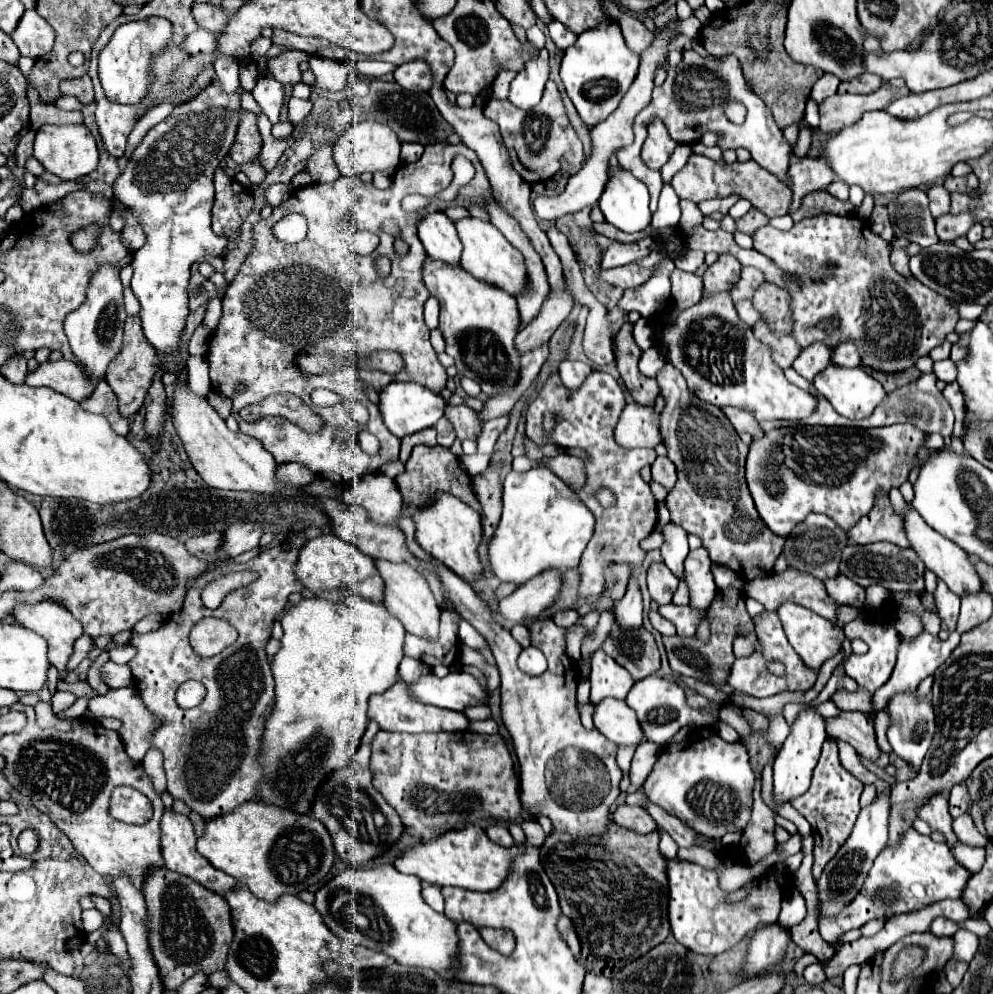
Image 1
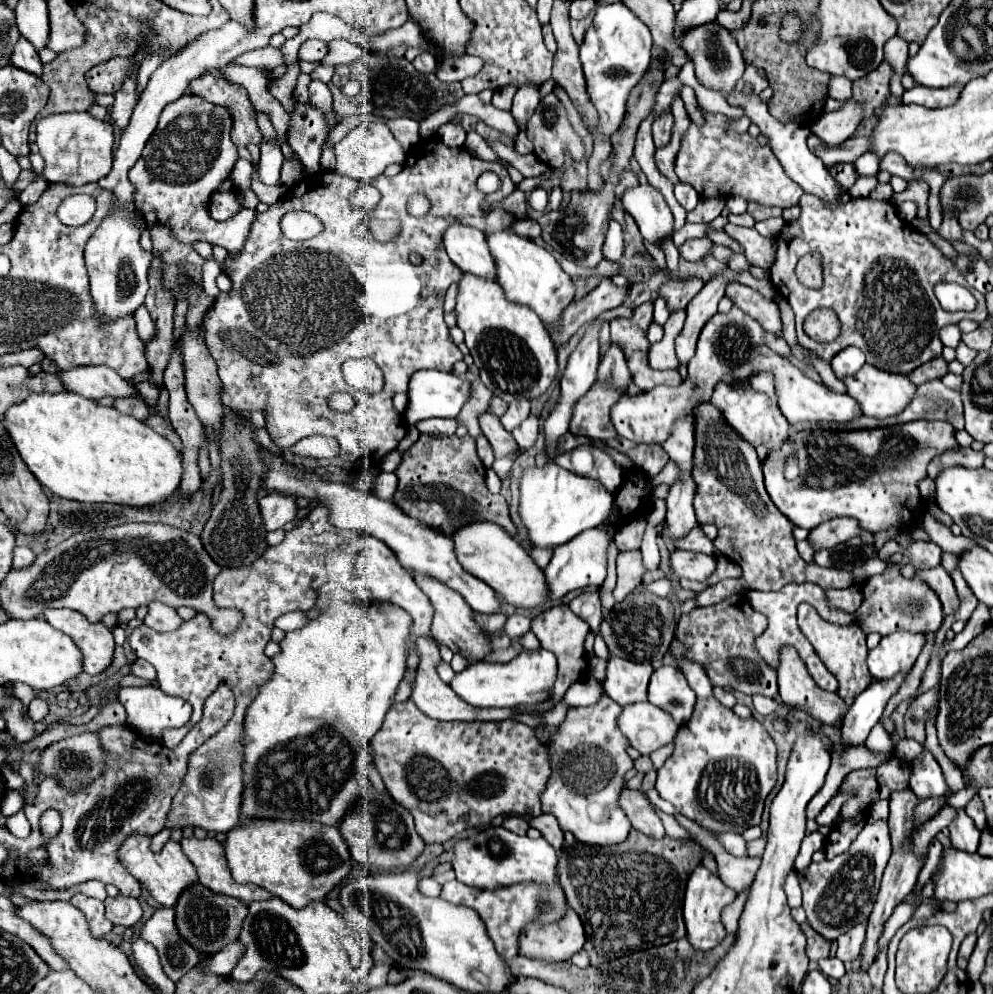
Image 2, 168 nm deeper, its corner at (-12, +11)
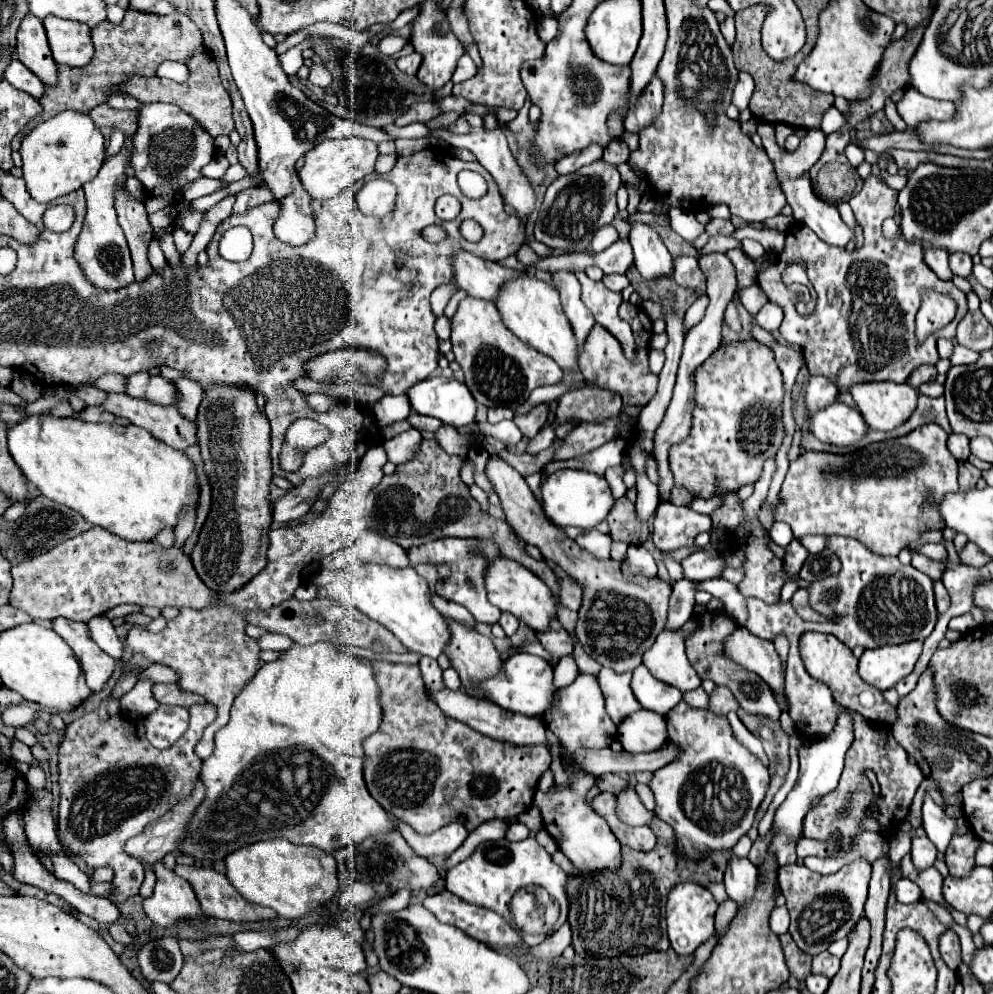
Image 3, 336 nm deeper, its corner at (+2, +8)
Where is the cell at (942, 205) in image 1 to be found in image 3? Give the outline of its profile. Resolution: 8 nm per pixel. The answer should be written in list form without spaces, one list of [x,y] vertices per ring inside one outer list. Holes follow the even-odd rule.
[[[928,247],[924,253],[924,261],[928,263],[928,267],[940,277],[940,279],[950,279],[952,271],[948,267],[948,251],[940,249],[940,247]]]

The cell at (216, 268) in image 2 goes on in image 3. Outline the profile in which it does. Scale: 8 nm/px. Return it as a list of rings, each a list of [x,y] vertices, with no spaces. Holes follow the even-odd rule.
[[[258,185],[258,187],[252,187],[252,189],[246,189],[242,193],[238,193],[238,199],[234,203],[234,209],[232,213],[234,215],[244,215],[244,211],[252,209],[252,207],[258,207],[258,205],[264,205],[268,201],[274,201],[274,195],[272,191],[264,185]]]

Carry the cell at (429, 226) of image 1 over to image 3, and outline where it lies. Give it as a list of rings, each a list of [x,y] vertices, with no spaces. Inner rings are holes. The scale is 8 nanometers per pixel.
[[[458,251],[452,257],[452,269],[454,269],[454,281],[460,289],[464,289],[468,295],[494,301],[496,291],[500,289],[500,283],[508,279],[508,275],[518,275],[514,269],[506,269],[494,261],[480,259],[478,255],[470,251]]]

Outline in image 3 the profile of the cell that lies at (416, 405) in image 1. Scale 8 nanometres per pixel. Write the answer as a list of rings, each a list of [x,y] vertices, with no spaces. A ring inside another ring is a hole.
[[[428,377],[420,383],[414,383],[408,389],[408,399],[410,399],[410,407],[414,413],[418,415],[428,415],[428,417],[436,417],[442,423],[448,425],[468,425],[474,423],[474,415],[476,415],[476,401],[472,397],[472,393],[468,391],[468,387],[464,383],[458,383],[454,377]]]

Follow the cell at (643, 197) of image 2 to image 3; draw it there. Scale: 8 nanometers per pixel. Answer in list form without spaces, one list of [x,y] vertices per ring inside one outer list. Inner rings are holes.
[[[632,223],[630,243],[634,247],[634,265],[644,279],[656,279],[672,273],[672,257],[652,225]]]

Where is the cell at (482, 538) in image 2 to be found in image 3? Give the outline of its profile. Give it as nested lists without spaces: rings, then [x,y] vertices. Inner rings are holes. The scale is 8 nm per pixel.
[[[498,555],[494,561],[486,565],[484,581],[486,581],[486,591],[488,591],[488,601],[492,605],[496,605],[504,613],[512,613],[514,617],[524,621],[532,631],[548,629],[550,619],[556,615],[556,605],[548,587],[532,571],[522,567],[518,561]]]

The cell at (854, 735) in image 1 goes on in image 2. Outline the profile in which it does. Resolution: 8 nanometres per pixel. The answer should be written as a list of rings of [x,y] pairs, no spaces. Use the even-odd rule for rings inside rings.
[[[790,646],[782,648],[780,658],[778,658],[778,686],[780,686],[780,698],[784,704],[806,712],[808,716],[812,716],[814,720],[818,720],[822,724],[834,724],[838,720],[838,716],[844,718],[844,712],[848,710],[848,706],[844,704],[844,700],[838,694],[826,692],[814,684],[812,676],[806,672],[806,666],[802,664],[798,652],[794,652],[794,648],[790,648]]]

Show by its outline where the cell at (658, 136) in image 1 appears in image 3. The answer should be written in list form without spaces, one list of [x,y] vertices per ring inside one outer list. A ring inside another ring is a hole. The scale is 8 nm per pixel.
[[[656,77],[648,85],[648,91],[644,91],[644,99],[640,99],[640,107],[632,111],[632,115],[626,115],[626,131],[630,133],[640,133],[644,127],[648,127],[662,111],[662,101],[664,101],[664,85]]]

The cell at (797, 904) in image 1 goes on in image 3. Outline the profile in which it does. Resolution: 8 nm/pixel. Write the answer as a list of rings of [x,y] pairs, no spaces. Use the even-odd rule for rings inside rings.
[[[776,907],[772,911],[772,917],[770,917],[770,929],[776,933],[776,935],[782,935],[788,931],[788,925],[790,925],[790,915],[788,915],[788,909],[786,907]]]

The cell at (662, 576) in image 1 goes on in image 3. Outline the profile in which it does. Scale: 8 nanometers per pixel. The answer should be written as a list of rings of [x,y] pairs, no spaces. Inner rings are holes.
[[[694,551],[682,561],[684,579],[690,581],[706,581],[720,577],[724,569],[724,561],[718,553],[706,553],[706,551]]]

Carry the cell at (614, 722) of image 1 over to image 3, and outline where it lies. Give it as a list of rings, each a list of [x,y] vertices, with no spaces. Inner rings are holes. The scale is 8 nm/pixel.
[[[640,709],[618,725],[618,741],[628,753],[646,753],[660,749],[666,741],[666,719],[660,713]]]

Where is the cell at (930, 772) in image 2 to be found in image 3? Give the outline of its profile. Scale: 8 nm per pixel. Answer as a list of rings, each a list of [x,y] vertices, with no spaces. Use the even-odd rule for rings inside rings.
[[[924,793],[924,805],[922,805],[922,827],[928,835],[928,839],[936,845],[938,851],[946,851],[948,841],[954,833],[968,833],[970,827],[964,817],[950,819],[944,815],[942,807],[934,803],[934,799]]]

